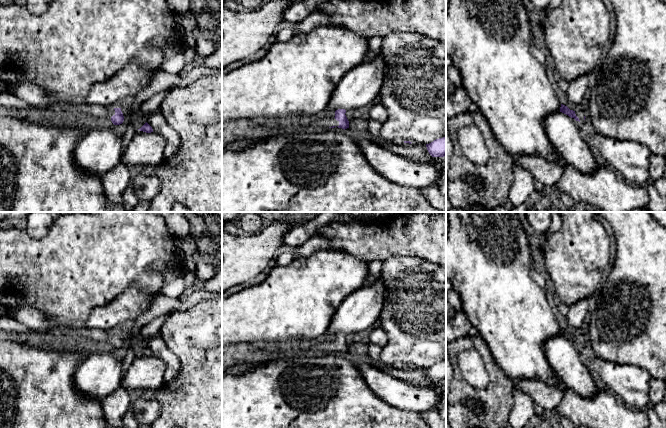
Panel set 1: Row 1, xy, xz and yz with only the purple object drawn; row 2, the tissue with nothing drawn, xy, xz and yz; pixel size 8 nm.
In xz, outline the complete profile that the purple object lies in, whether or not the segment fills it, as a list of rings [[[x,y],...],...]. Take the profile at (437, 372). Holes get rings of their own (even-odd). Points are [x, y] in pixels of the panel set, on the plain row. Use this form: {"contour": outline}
{"contour": [[[446,361],[439,362],[426,368],[427,374],[432,381],[446,380]]]}

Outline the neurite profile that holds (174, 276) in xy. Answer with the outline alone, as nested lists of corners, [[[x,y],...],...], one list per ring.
[[[185,259],[178,266],[165,268],[165,264],[156,261],[151,265],[154,271],[164,272],[164,284],[156,295],[162,294],[171,298],[180,298],[185,292],[185,274],[188,271]]]

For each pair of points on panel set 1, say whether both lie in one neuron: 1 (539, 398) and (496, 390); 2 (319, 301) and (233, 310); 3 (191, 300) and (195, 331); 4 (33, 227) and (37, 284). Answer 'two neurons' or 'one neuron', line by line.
1: two neurons
2: one neuron
3: two neurons
4: two neurons

